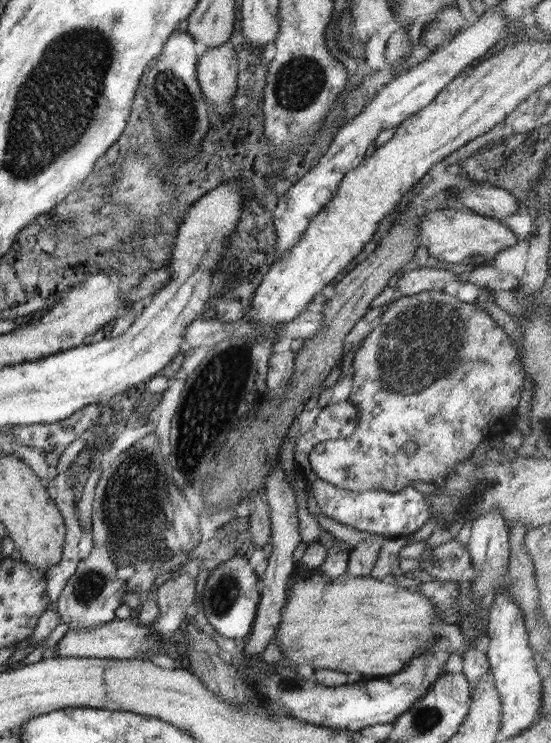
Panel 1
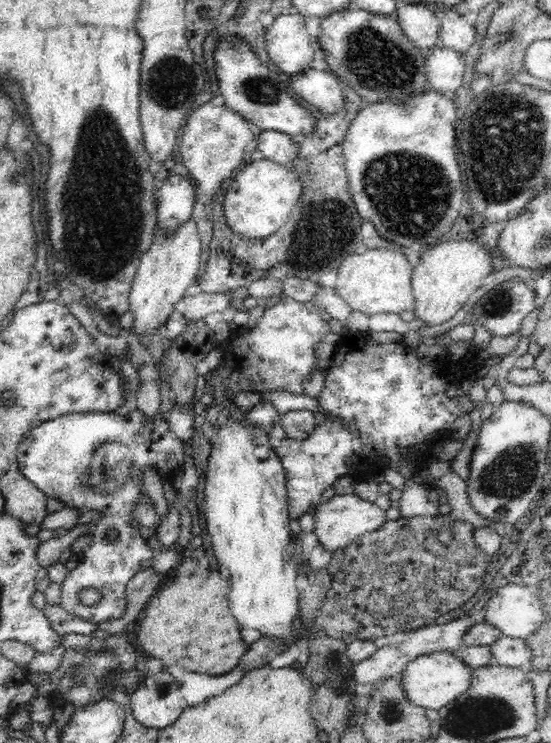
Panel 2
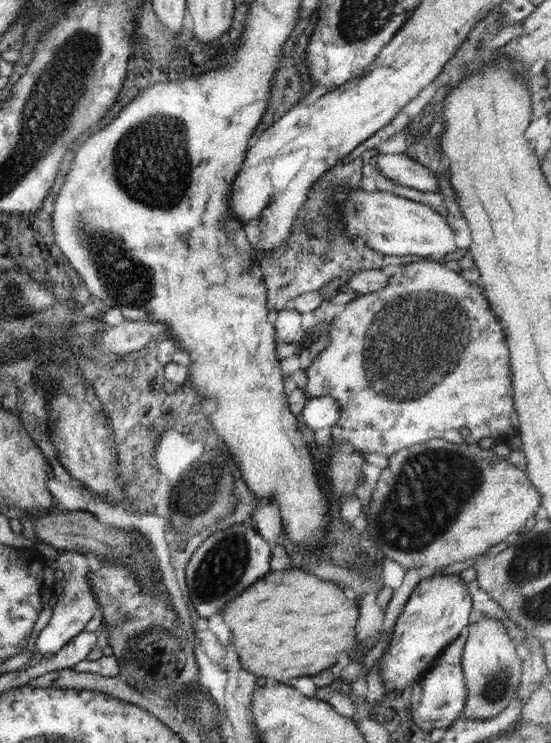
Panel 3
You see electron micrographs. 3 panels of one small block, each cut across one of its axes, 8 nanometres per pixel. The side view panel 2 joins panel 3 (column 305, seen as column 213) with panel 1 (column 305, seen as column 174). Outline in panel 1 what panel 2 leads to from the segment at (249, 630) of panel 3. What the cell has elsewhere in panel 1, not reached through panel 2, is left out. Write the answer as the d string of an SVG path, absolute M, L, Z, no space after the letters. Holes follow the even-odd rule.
M319 568L304 570L302 574L298 574L296 578L292 581L292 594L288 596L288 602L286 606L282 608L282 620L280 620L280 628L276 632L276 640L280 644L279 648L283 652L283 656L286 656L290 660L290 665L294 664L308 664L315 669L326 669L326 670L336 670L338 672L352 673L358 672L367 678L377 678L390 676L390 674L398 674L406 662L410 658L414 658L418 653L422 652L426 647L431 647L433 642L440 636L434 634L432 629L430 629L430 624L433 622L441 622L439 620L439 614L437 614L436 607L434 603L426 598L418 590L411 591L410 589L400 587L399 585L387 581L374 579L371 576L368 577L357 577L351 575L350 573L342 574L342 576L332 578L327 574L324 574Z

